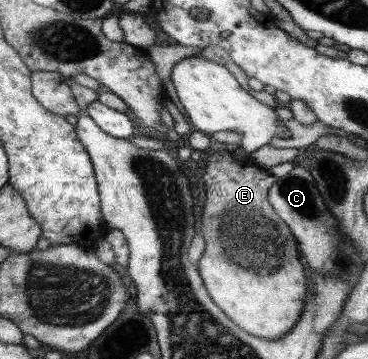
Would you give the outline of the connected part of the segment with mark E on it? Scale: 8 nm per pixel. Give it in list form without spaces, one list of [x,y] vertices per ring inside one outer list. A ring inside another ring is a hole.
[[[211,149],[202,160],[203,189],[205,201],[201,215],[201,235],[205,242],[204,250],[197,260],[197,271],[202,279],[204,288],[210,300],[244,332],[274,340],[286,334],[300,319],[300,312],[306,298],[306,274],[304,264],[298,254],[294,236],[285,222],[273,211],[267,200],[270,186],[277,180],[276,171],[264,170],[254,164],[248,154],[240,154],[239,158],[232,158],[226,151],[215,152]]]

